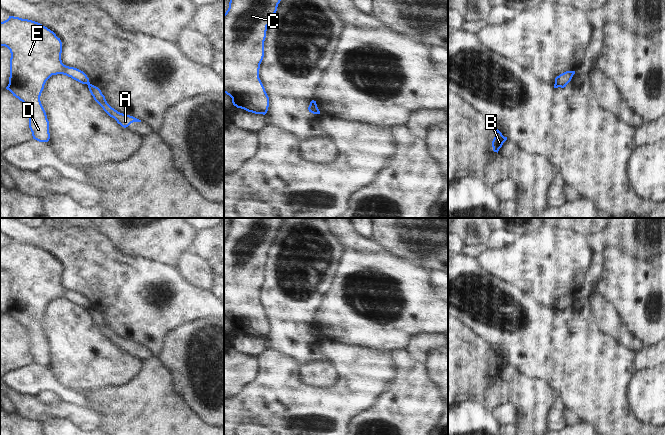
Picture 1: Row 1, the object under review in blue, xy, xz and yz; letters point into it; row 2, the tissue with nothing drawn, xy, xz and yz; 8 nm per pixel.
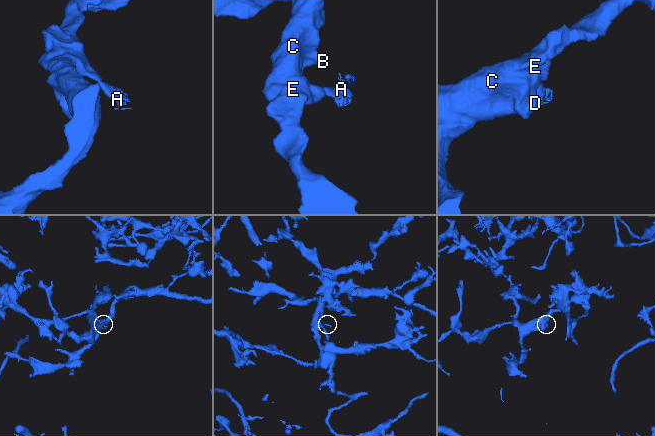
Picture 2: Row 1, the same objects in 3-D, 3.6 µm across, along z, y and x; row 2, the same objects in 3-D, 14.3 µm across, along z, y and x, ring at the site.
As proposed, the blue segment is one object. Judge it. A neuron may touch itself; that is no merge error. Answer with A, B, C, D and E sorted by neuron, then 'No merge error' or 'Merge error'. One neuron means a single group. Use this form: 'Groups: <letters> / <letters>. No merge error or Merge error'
Groups: A / B C D E. Merge error.

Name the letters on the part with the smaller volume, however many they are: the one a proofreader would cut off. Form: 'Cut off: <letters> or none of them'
Cut off: A

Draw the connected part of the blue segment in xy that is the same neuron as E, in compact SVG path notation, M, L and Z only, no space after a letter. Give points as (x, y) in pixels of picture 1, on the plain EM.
M9 240L7 244L0 246L0 270L7 271L11 277L10 301L6 313L28 330L29 352L33 363L39 366L48 366L50 363L49 345L40 325L46 305L52 299L63 298L88 309L90 308L89 302L83 295L62 287L62 266L60 262L38 246Z

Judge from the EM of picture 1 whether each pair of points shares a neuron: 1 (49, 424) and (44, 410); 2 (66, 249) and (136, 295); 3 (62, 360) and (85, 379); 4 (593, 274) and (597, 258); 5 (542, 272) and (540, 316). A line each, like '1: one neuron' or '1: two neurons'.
1: two neurons
2: one neuron
3: one neuron
4: one neuron
5: two neurons

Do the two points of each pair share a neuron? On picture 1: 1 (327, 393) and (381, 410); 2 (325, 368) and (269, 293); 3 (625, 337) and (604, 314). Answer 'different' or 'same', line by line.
1: different
2: different
3: same

